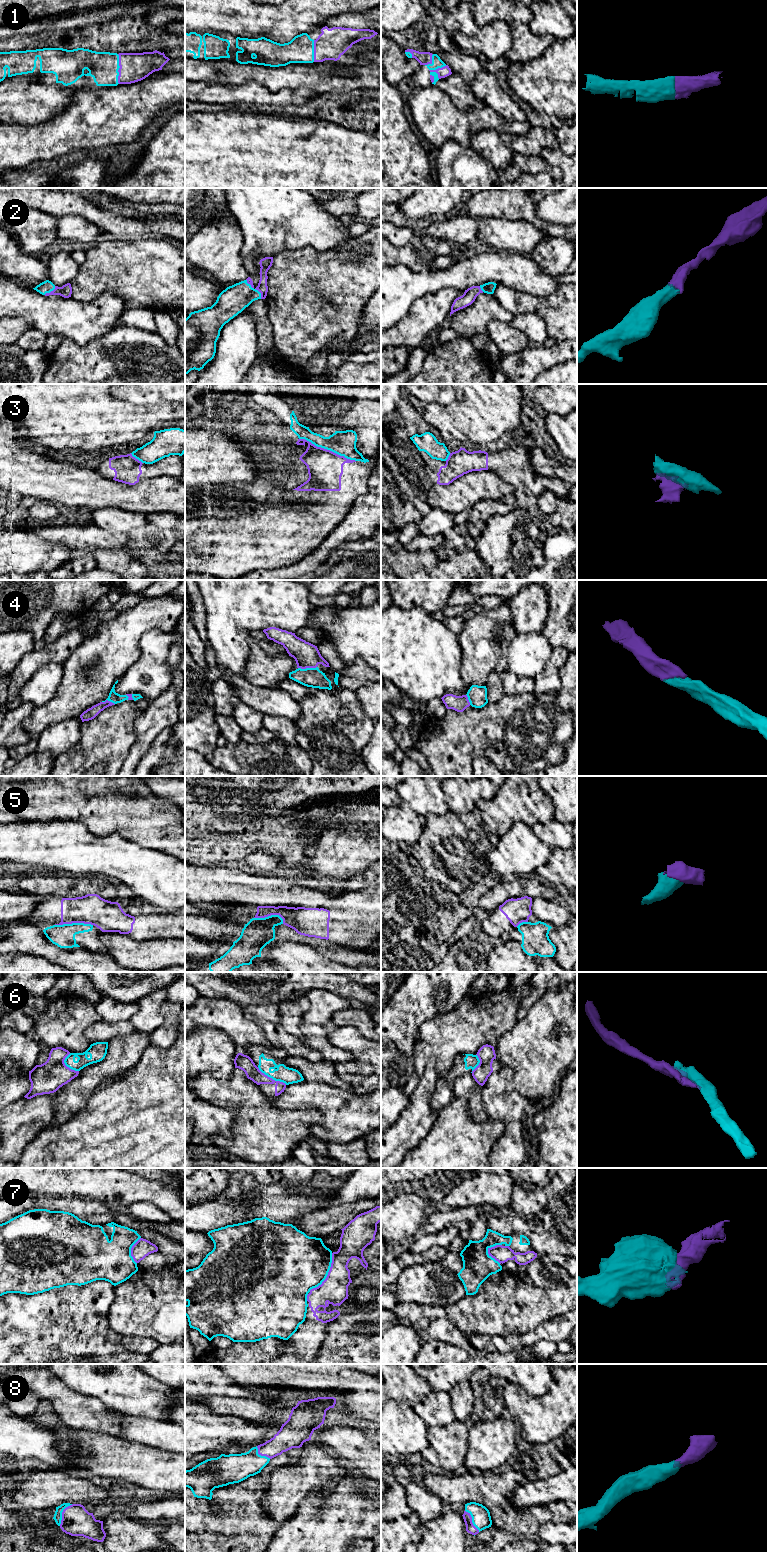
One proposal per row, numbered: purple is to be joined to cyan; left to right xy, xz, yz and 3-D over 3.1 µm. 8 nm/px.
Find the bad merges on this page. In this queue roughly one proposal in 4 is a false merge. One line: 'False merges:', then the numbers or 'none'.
False merges: 3, 5, 6, 7

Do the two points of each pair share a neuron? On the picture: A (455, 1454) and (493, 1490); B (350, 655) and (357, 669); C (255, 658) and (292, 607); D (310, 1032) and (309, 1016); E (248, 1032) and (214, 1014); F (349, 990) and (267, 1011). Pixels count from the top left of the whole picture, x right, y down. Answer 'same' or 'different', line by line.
A: different
B: different
C: different
D: different
E: same
F: different

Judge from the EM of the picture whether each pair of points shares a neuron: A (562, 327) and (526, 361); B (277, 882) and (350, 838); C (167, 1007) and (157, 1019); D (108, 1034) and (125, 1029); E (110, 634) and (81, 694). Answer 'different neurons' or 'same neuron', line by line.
A: different neurons
B: different neurons
C: different neurons
D: same neuron
E: same neuron

